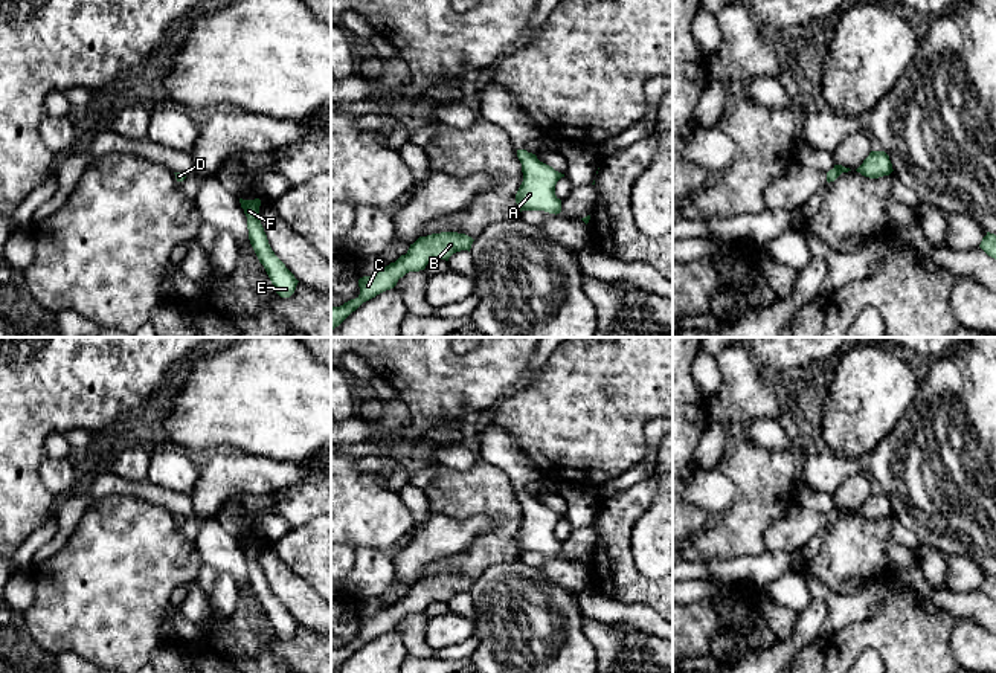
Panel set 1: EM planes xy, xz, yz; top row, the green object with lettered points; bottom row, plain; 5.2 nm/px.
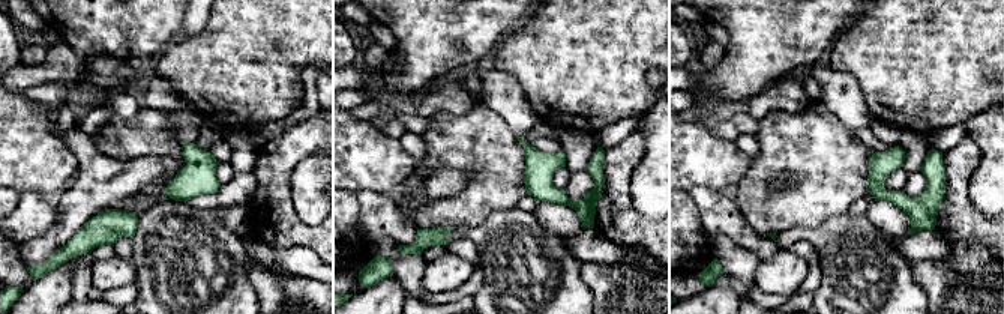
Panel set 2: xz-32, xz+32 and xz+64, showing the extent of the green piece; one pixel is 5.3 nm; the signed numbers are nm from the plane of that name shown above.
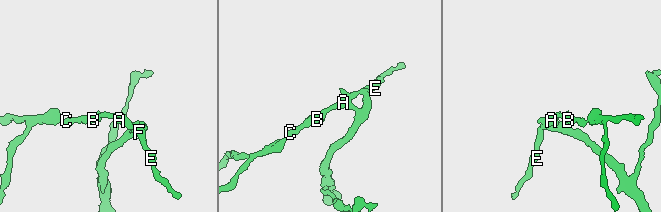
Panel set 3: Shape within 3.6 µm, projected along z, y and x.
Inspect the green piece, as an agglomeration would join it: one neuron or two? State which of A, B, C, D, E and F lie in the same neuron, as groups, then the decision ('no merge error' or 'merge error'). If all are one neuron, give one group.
A B C D E F | no merge error

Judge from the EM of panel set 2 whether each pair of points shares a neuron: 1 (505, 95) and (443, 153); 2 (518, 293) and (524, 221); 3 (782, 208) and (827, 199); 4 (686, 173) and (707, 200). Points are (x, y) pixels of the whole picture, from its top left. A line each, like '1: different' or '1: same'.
1: different
2: same
3: same
4: different

